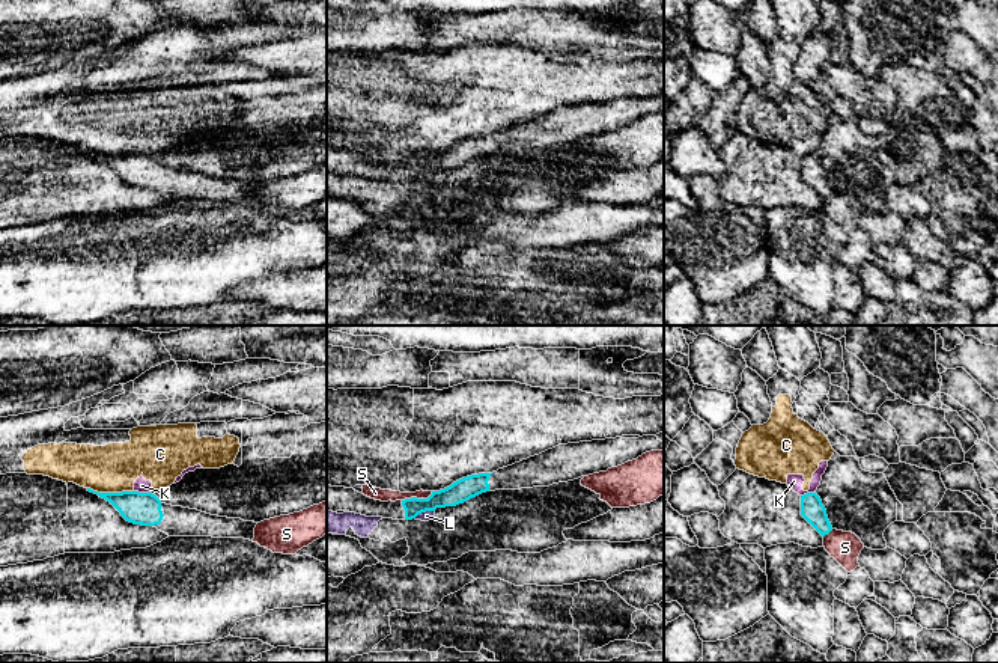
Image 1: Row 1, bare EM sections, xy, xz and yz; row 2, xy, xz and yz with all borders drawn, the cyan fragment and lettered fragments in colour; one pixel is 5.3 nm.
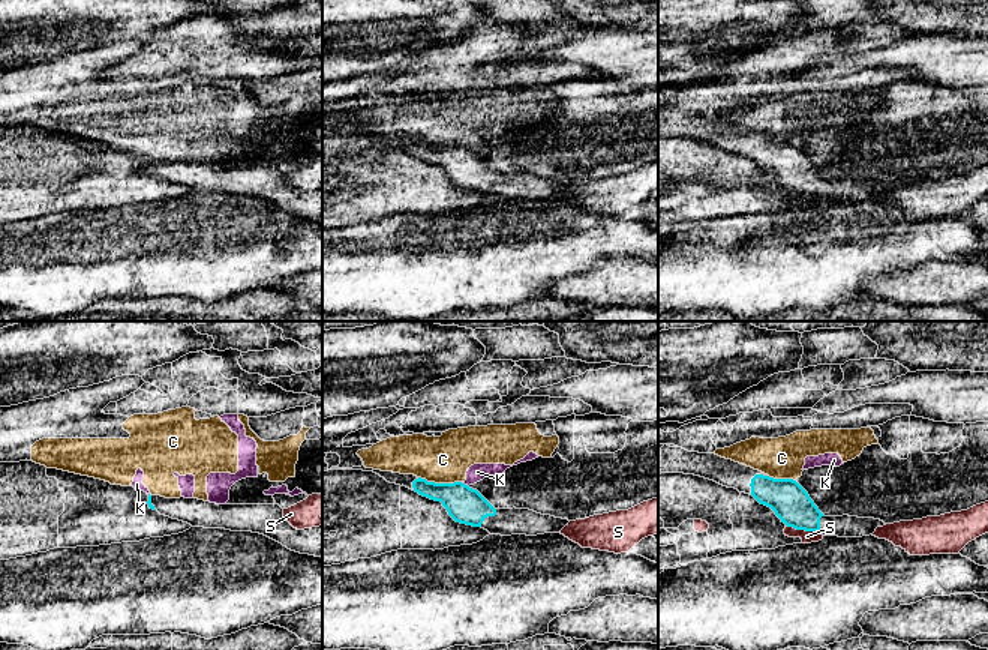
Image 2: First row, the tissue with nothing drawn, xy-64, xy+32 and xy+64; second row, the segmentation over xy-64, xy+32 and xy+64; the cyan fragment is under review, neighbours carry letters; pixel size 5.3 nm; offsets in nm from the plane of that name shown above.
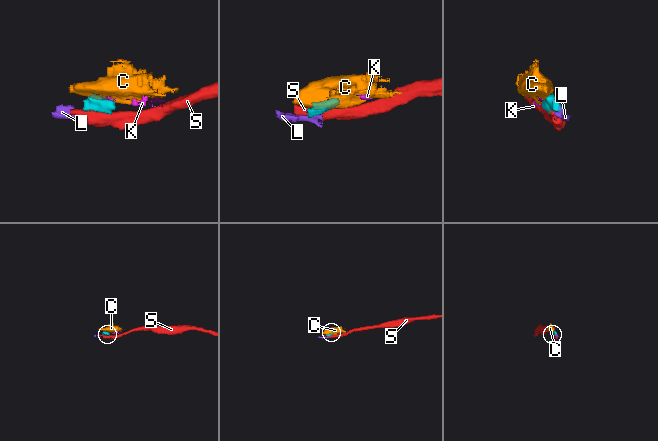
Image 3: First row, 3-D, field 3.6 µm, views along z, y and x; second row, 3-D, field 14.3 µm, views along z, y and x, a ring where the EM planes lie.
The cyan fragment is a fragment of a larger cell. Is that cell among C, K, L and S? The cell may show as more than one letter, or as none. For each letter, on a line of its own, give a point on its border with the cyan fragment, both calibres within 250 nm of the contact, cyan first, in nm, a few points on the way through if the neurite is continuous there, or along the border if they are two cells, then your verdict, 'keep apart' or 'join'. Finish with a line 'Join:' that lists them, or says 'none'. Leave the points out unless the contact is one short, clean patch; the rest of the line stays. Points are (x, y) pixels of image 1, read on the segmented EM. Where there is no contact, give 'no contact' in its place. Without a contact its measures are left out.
C: meets cyan in xy at (110, 493); 180 nm thick on the cyan side, 260 nm on the other; border along xy (88, 487), (97, 491), (133, 491); keep apart
K: meets cyan in xy at (142, 493); 180 nm thick on the cyan side, 80 nm on the other; border along xy (134, 490), (148, 493); keep apart
L: meets cyan in xz at (423, 511); 120 nm thick on the cyan side, 50 nm on the other; border along xz (434, 510), (426, 510), (414, 517); keep apart
S: meets cyan in xz at (416, 498); 120 nm thick on the cyan side, 70 nm on the other; border along xz (432, 491), (426, 498), (405, 498), (402, 501); keep apart
Join: none

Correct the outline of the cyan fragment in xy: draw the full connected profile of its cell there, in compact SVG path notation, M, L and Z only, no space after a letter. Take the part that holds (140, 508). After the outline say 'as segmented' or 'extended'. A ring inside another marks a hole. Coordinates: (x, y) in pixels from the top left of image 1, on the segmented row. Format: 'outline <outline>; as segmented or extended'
outline M90 488L87 491L110 502L126 521L154 526L169 536L244 538L250 541L254 538L257 524L254 521L166 505L152 493L98 493Z; extended

